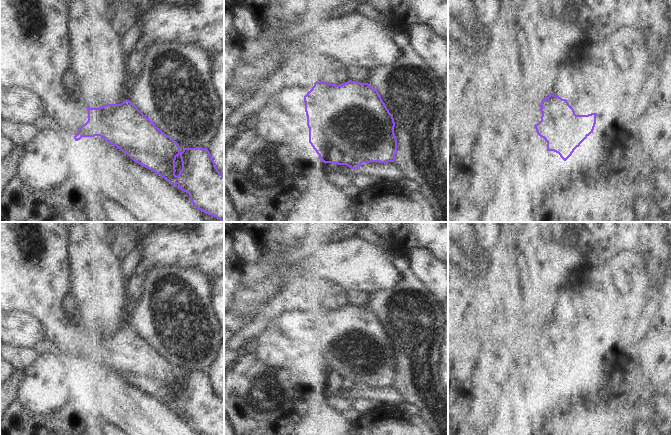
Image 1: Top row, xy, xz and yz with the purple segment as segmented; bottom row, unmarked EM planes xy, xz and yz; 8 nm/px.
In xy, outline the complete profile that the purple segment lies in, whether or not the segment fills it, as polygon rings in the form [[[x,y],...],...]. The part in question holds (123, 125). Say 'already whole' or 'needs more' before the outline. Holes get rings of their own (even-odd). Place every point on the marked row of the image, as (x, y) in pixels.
needs more | [[[0,0],[0,88],[20,87],[32,91],[40,97],[45,113],[58,123],[62,133],[75,141],[82,137],[102,137],[134,162],[188,193],[198,210],[224,222],[224,175],[216,168],[208,149],[180,147],[127,99],[121,104],[91,108],[89,105],[79,106],[65,96],[61,78],[71,67],[67,33],[68,2]],[[177,156],[181,158],[182,169],[176,176]]]

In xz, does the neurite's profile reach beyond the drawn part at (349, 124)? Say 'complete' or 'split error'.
split error

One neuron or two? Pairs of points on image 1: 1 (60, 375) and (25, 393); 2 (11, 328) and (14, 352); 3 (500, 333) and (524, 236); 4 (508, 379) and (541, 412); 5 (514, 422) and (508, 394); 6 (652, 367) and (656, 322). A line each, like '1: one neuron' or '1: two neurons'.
1: one neuron
2: two neurons
3: two neurons
4: two neurons
5: one neuron
6: one neuron

